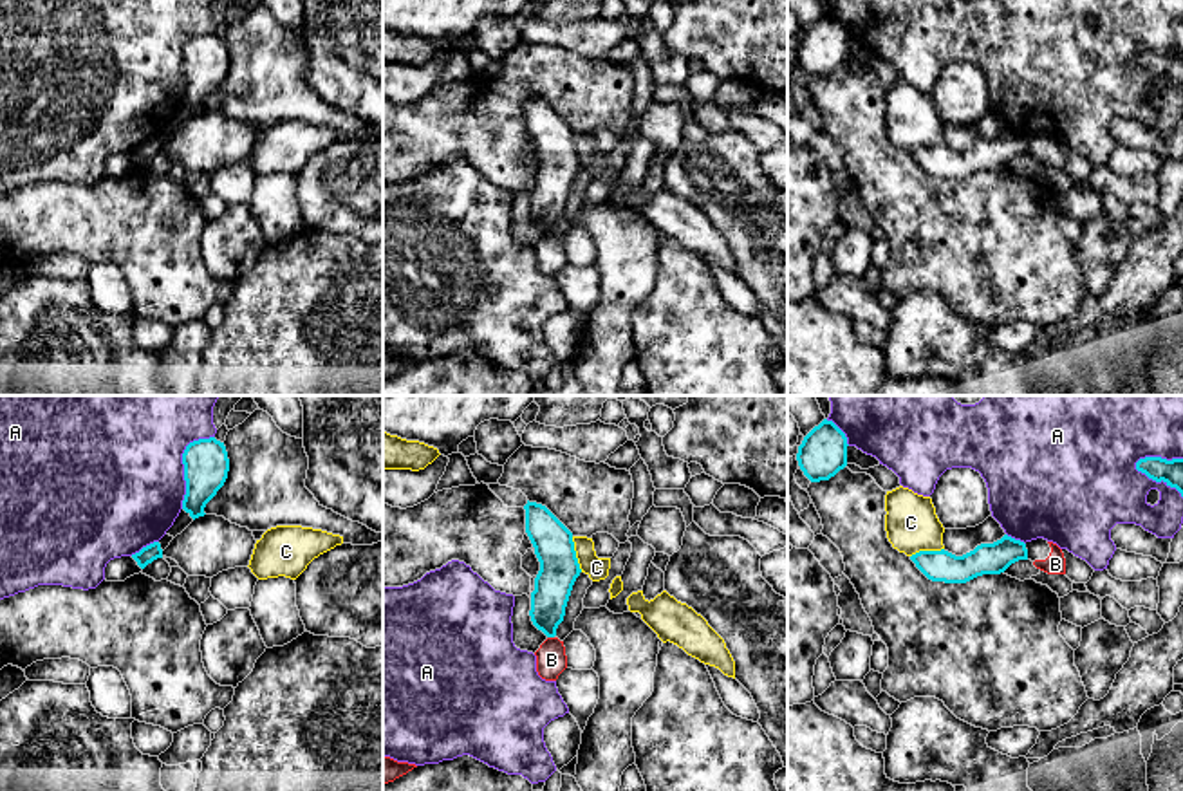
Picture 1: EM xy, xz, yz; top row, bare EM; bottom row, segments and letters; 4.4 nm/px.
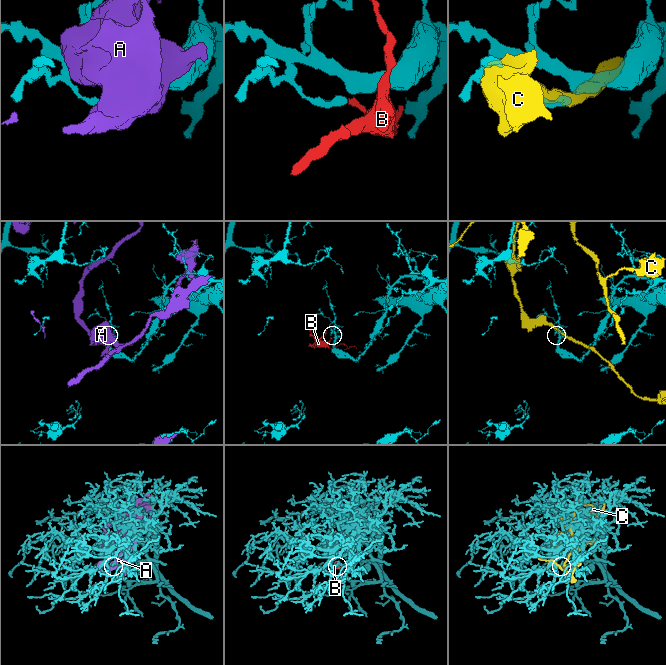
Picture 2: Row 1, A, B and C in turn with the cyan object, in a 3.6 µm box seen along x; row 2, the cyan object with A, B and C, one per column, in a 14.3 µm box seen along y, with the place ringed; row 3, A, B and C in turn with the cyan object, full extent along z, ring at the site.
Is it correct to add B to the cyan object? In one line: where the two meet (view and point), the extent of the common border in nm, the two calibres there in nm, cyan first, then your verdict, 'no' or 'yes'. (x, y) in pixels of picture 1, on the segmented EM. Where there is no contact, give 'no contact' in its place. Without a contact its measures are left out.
meets cyan in xz at (551, 636); contact 30 nm long; 170 nm thick on the cyan side, 140 nm on the other; no

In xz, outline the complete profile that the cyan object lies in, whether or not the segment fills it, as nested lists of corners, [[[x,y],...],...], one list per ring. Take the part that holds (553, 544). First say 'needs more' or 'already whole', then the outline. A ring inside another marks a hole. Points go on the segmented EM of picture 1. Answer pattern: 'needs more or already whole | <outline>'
already whole | [[[527,500],[524,509],[526,533],[540,562],[529,616],[538,630],[547,637],[554,637],[582,569],[573,533],[542,504]]]

